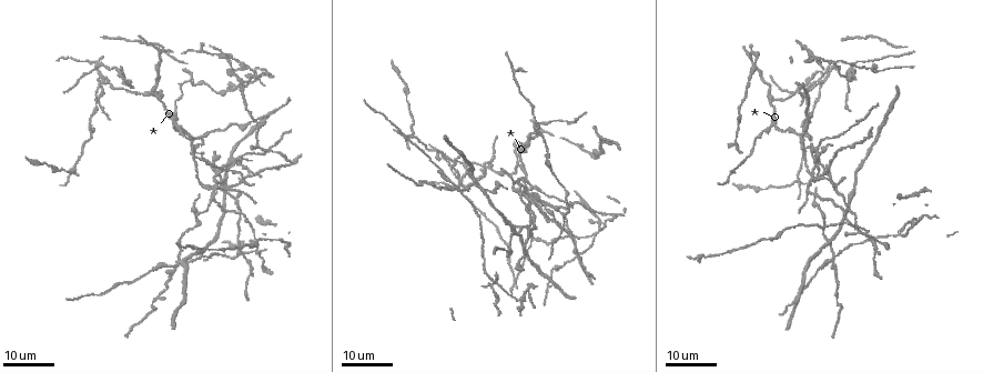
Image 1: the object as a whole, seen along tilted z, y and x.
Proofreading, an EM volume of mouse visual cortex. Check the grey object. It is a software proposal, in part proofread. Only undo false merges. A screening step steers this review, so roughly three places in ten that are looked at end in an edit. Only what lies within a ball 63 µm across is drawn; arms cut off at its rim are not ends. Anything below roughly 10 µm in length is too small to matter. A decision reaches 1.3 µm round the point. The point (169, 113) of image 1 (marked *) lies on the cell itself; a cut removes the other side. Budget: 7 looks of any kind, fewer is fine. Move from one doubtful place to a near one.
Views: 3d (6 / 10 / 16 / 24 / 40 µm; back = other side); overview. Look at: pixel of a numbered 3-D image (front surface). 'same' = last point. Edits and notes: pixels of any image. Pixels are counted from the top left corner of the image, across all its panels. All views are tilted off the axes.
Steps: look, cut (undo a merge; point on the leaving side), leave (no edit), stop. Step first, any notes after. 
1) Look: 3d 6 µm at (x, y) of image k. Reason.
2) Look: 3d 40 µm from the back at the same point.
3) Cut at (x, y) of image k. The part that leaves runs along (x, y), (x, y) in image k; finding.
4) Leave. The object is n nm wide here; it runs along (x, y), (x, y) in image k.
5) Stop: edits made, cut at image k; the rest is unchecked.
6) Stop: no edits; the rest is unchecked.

Look: 3d 24 µm at (799, 138) of image 1. Arms part here.

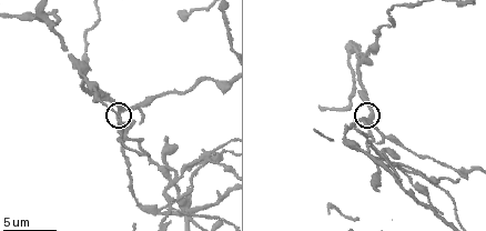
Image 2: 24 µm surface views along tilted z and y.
Look: 3d 6 µm at the same point. Zoom in.

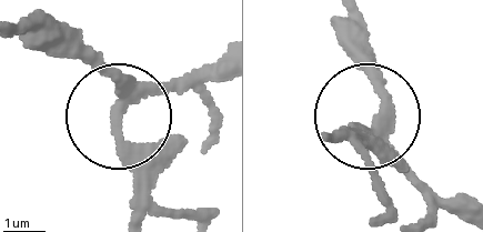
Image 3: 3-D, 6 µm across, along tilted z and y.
Look: 3d 6 µm from the back at (121, 110) of image 3.

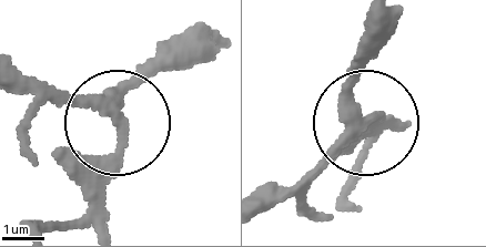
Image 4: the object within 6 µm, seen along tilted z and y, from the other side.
Leave. The object is 220 nm wide here; it runs along (387, 21), (354, 88), (357, 125), (290, 187) in image 4; continuous, no second cell.

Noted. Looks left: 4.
Look: 3d 16 µm at (246, 123) of image 1. Sudden change in width.

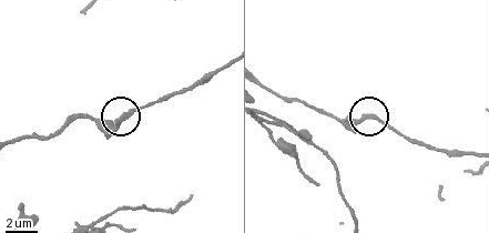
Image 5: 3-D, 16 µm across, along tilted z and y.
Look: 3d 6 µm at (122, 119) of image 5. Closer look.

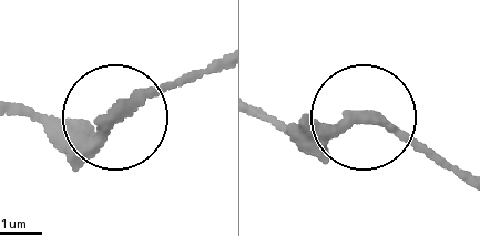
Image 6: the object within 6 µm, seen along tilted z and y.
Leave. It runs along (258, 113), (294, 127), (378, 118), (451, 166) in image 6; continuous, no second cell.

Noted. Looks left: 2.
Look: 3d 16 µm at (459, 193) of image 1. A fork.

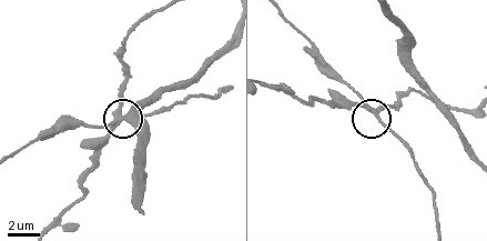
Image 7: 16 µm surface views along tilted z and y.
Look: 3d 10 µm at (375, 110) of image 7.

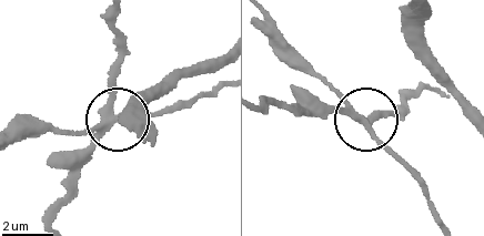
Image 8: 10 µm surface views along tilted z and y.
Cut at (77, 134) of image 8. The side arm is 28 µm long; two cells meet here.

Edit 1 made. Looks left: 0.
Stop: edits made, cut at image 8; the rest is unchecked.

